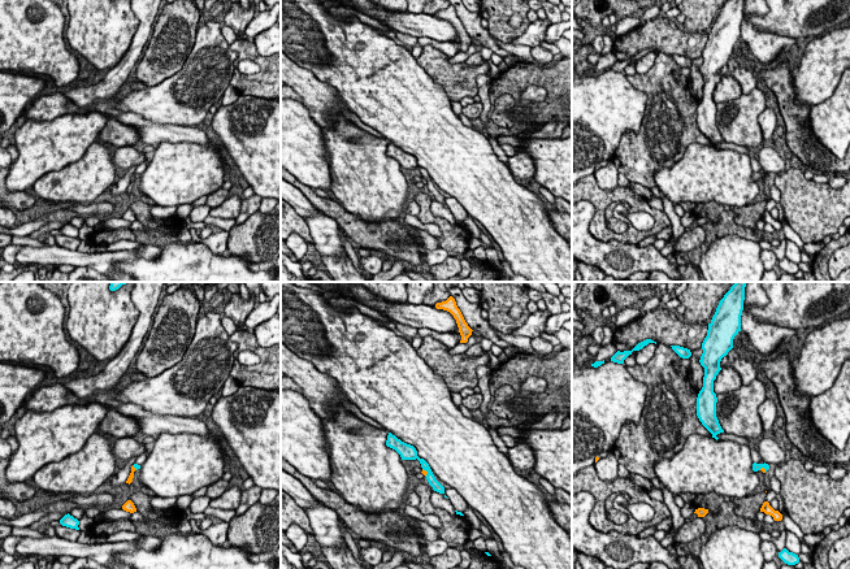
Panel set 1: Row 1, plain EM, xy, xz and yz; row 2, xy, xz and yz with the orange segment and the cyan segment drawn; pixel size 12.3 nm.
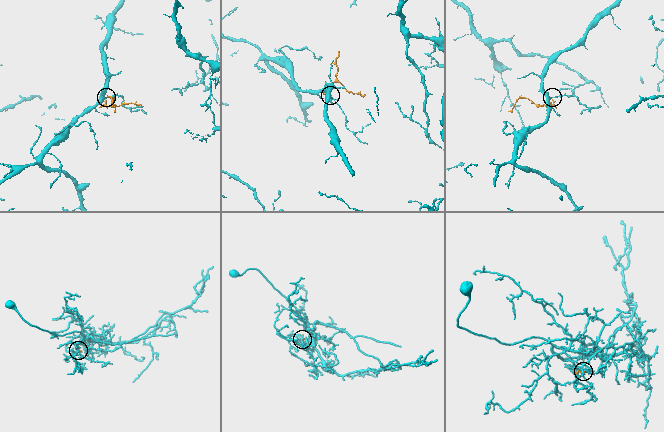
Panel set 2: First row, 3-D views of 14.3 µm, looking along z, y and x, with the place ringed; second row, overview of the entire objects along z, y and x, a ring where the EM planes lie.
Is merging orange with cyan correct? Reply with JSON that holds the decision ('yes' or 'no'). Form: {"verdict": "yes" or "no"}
{"verdict": "no"}

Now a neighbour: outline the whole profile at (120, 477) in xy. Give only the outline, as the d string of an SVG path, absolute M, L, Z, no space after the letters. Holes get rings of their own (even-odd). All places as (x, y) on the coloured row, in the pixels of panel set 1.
M131 457L130 460L127 460L126 462L123 462L118 470L110 477L110 483L113 487L120 487L121 485L123 485L130 473L131 473L131 466L135 464L136 457Z

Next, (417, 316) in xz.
M330 282L337 286L347 297L382 312L395 323L408 325L415 329L430 329L437 333L451 333L459 330L454 316L443 309L425 304L390 303L373 294L360 284L352 282Z

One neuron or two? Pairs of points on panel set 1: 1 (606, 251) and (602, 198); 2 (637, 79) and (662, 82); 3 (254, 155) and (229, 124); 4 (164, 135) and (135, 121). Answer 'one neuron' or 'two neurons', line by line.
1: two neurons
2: one neuron
3: one neuron
4: one neuron

